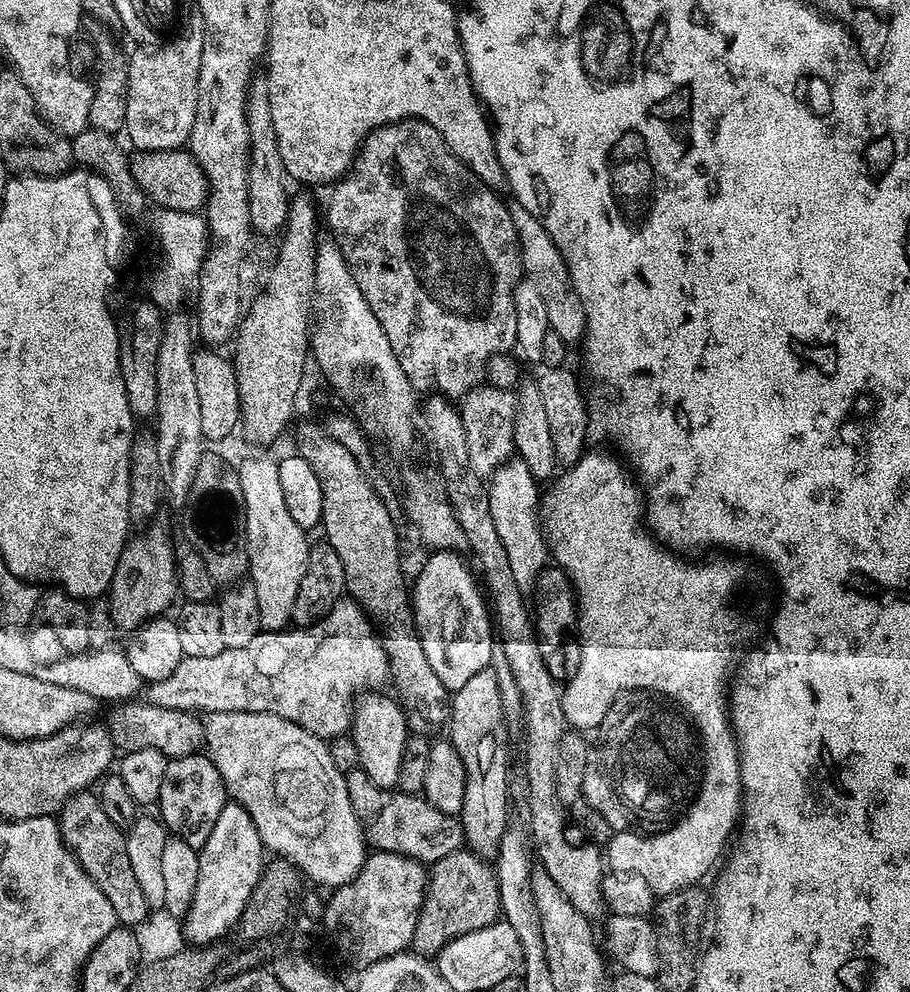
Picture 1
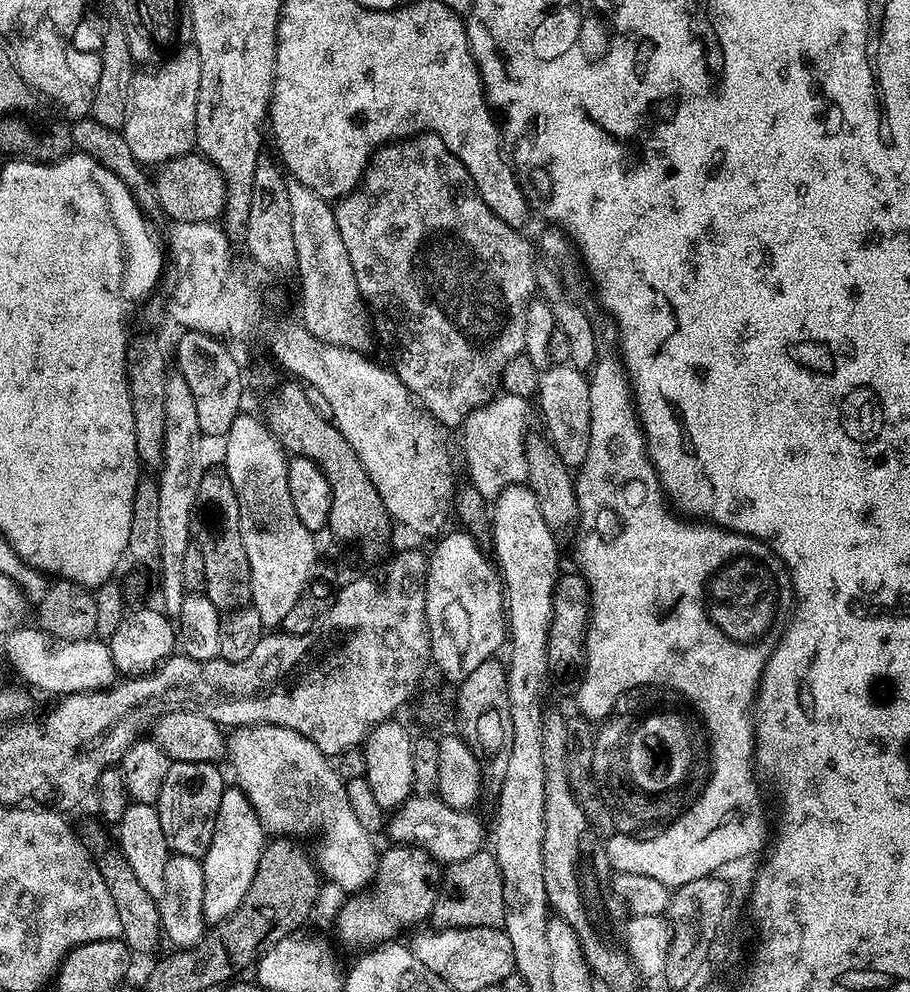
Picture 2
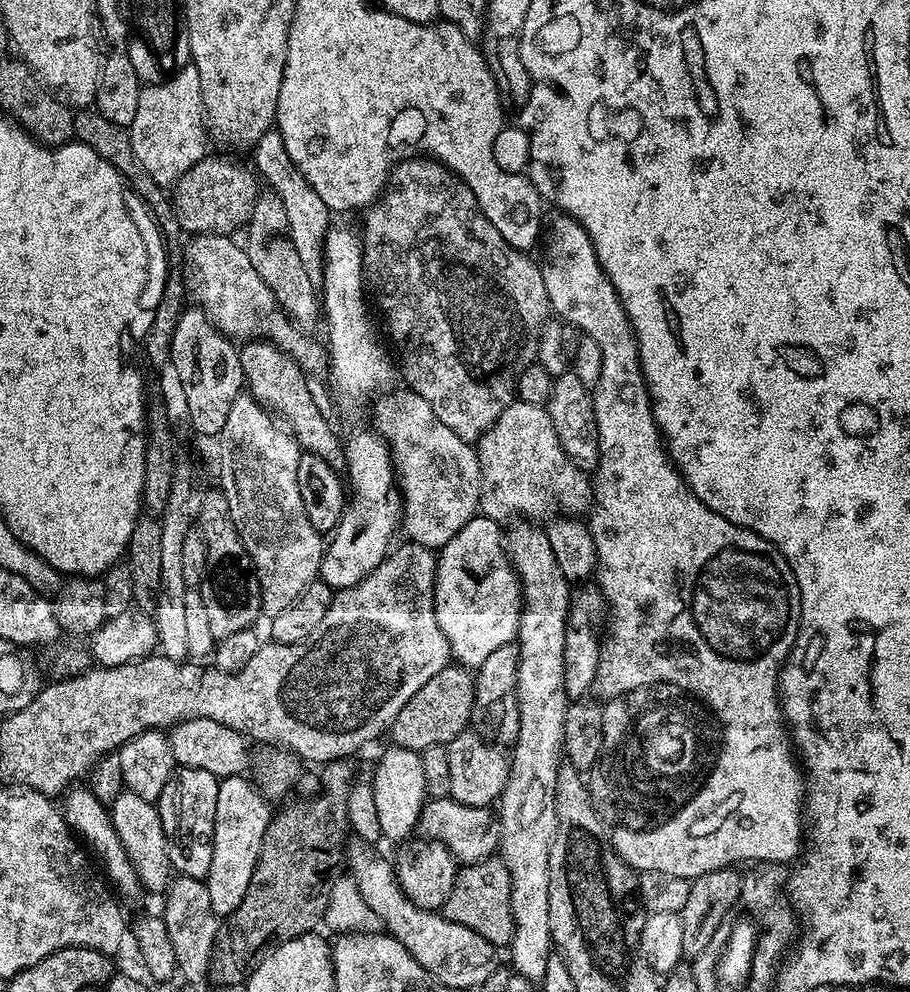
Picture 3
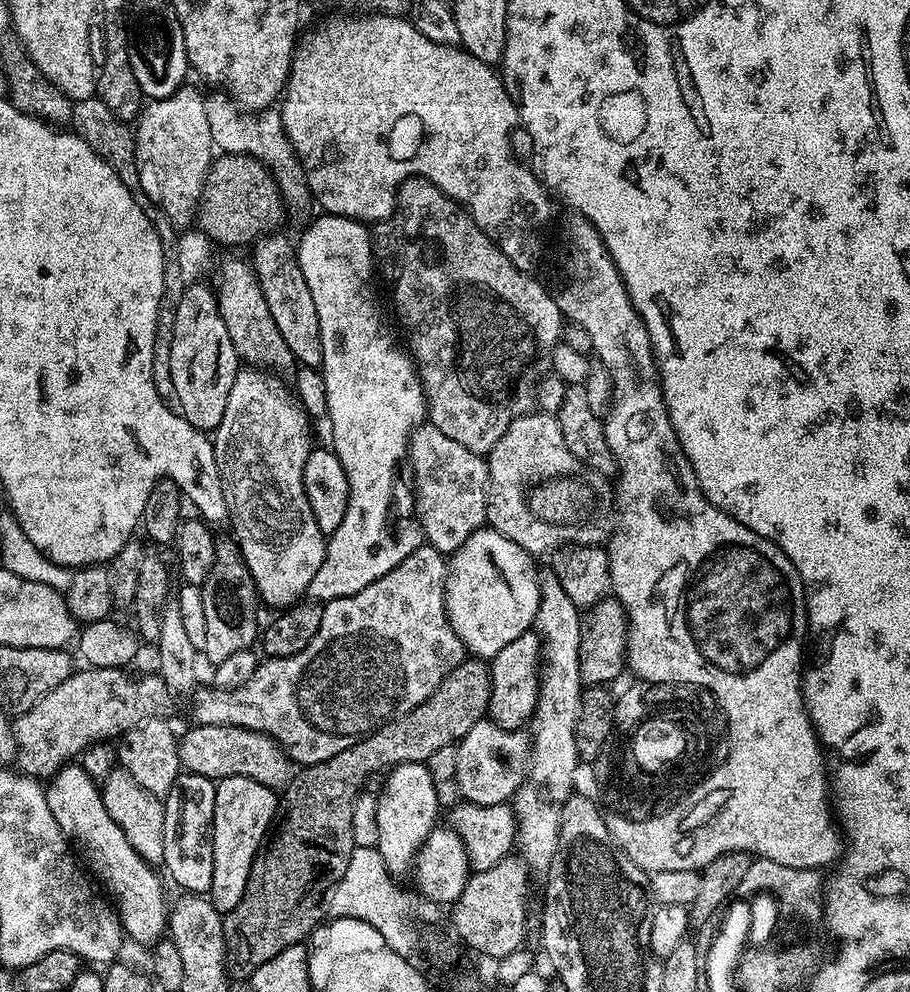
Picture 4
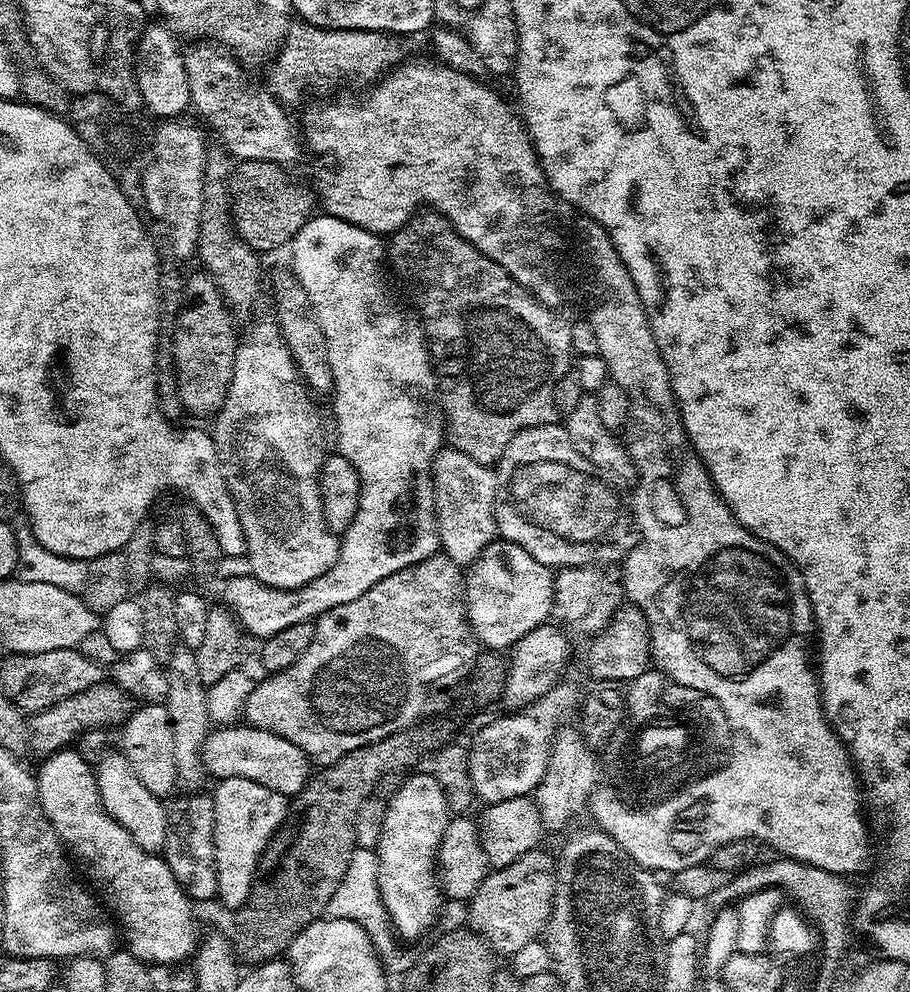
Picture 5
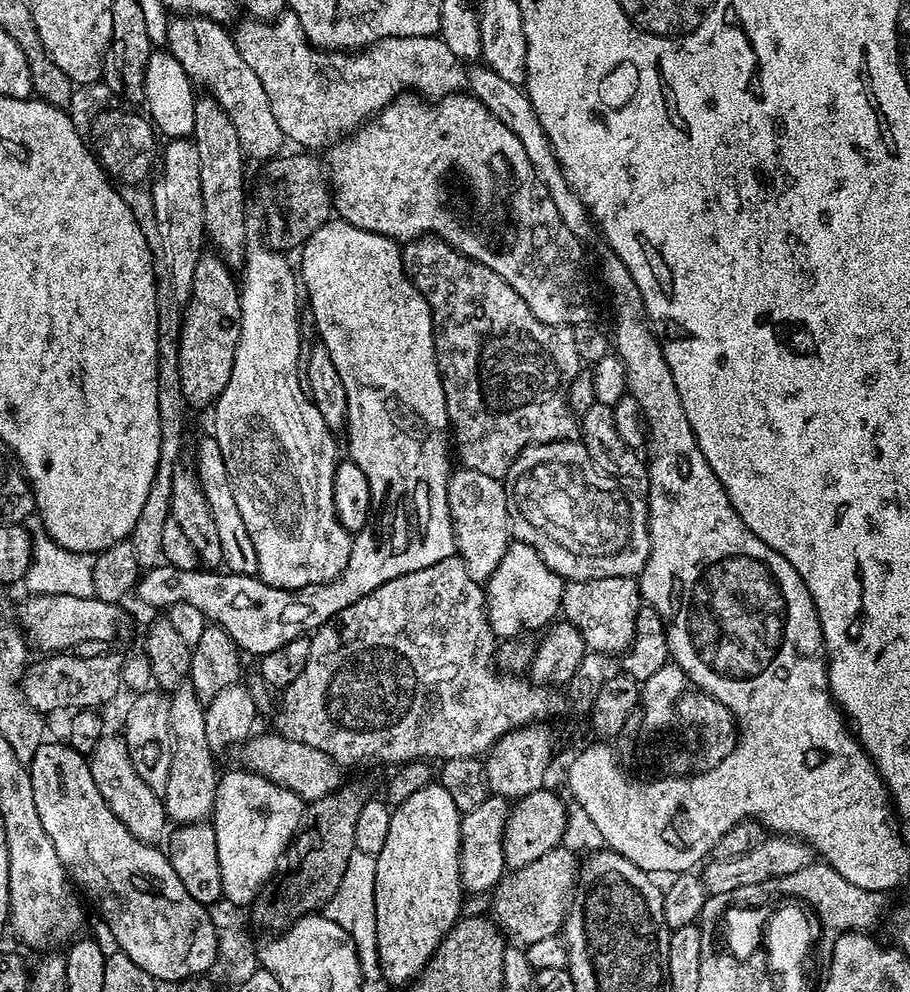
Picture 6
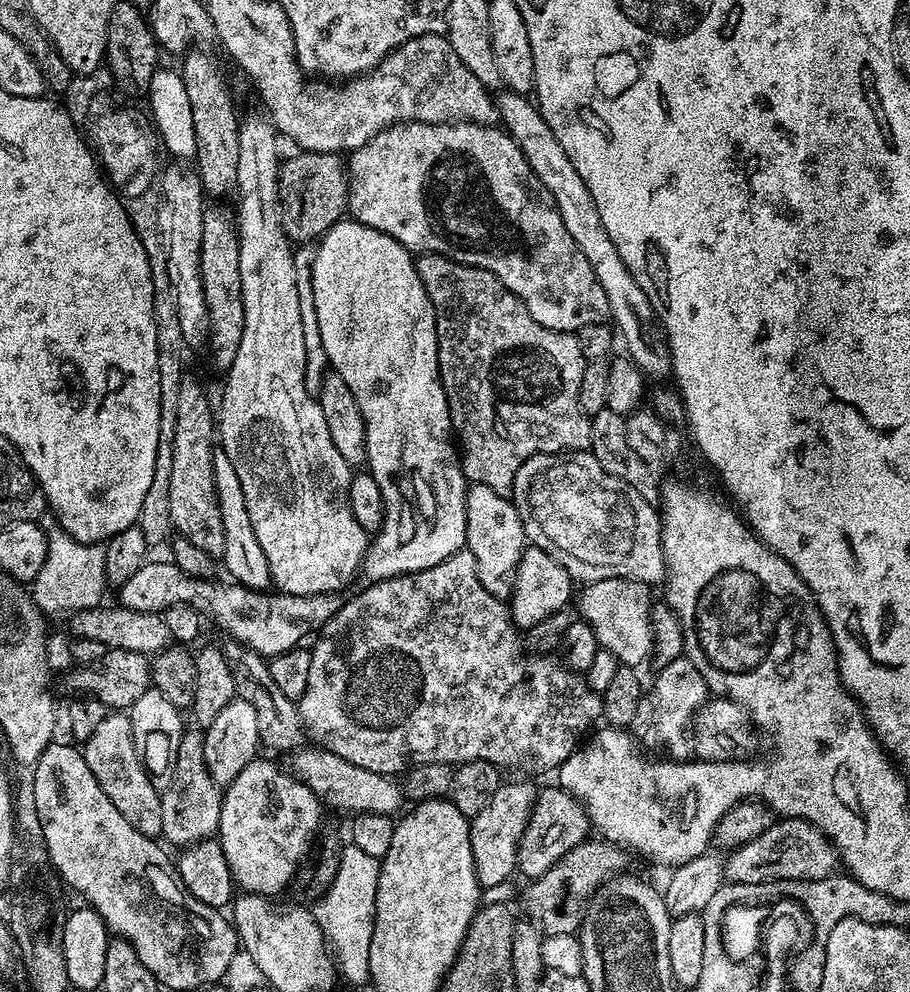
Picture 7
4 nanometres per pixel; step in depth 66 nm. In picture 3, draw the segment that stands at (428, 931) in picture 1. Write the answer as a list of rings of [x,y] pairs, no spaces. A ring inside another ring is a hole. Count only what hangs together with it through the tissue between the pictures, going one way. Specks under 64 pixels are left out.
[[[499,858],[463,865],[457,871],[456,881],[450,890],[450,898],[446,898],[442,915],[450,922],[458,922],[458,926],[466,926],[482,934],[482,938],[486,938],[493,946],[511,945],[514,914],[510,906],[510,880],[510,870]]]

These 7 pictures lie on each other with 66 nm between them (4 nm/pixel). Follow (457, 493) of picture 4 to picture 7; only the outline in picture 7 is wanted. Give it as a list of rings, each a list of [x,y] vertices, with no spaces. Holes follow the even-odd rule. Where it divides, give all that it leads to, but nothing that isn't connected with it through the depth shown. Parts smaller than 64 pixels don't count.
[[[472,484],[465,491],[464,505],[468,513],[466,514],[466,538],[468,539],[466,551],[474,554],[474,562],[478,570],[478,580],[486,590],[490,590],[492,596],[497,596],[499,600],[507,601],[512,594],[512,578],[520,561],[520,555],[524,553],[526,547],[526,537],[522,518],[518,510],[513,506],[511,499],[503,492],[490,490],[490,486]]]

